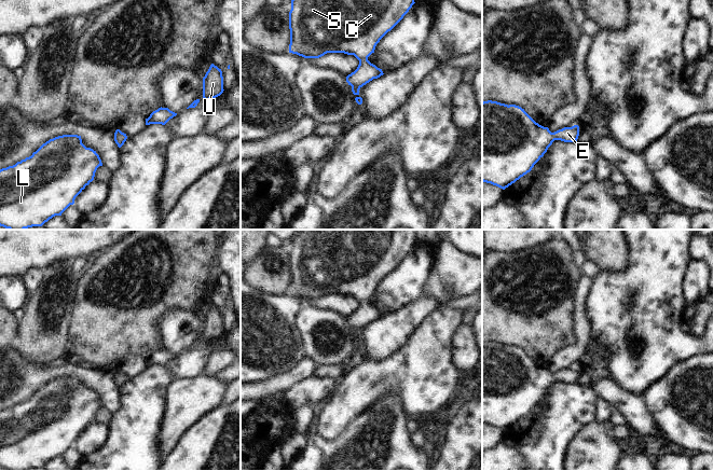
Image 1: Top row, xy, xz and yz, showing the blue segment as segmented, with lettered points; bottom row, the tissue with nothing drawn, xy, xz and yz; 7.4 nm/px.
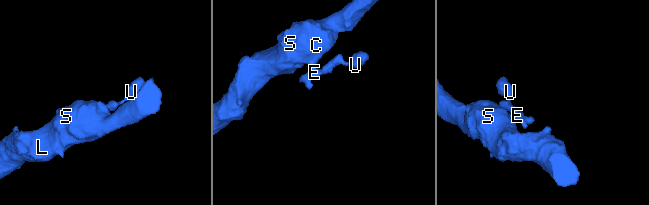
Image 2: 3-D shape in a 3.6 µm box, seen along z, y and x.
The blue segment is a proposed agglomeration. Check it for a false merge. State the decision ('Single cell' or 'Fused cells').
Single cell.

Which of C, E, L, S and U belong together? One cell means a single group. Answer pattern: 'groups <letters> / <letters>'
groups C E L S U

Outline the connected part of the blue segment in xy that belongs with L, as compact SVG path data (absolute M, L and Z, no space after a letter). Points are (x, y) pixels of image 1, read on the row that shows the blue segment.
M63 135L50 139L31 156L0 169L0 226L9 230L25 230L42 226L53 217L61 216L70 205L74 204L76 197L85 186L94 180L99 166L102 166L99 155L82 143L81 136Z

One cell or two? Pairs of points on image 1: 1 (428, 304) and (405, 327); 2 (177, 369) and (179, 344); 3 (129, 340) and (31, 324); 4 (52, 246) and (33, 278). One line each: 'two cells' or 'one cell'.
1: one cell
2: two cells
3: two cells
4: two cells

